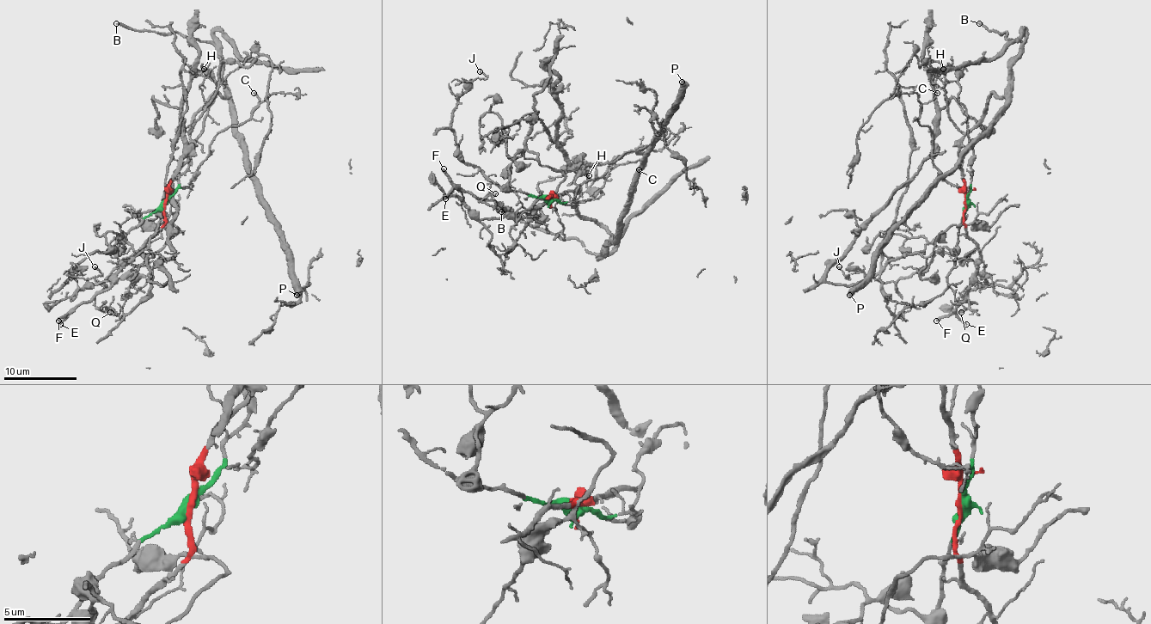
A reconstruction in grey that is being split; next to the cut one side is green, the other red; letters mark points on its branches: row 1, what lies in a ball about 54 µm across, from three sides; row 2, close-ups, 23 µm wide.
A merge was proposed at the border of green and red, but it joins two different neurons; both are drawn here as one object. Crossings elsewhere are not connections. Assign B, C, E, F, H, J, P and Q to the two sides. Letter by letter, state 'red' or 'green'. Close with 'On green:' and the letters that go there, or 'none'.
B: red
C: green
E: red
F: red
H: red
J: green
P: red
Q: red
On green: C, J

